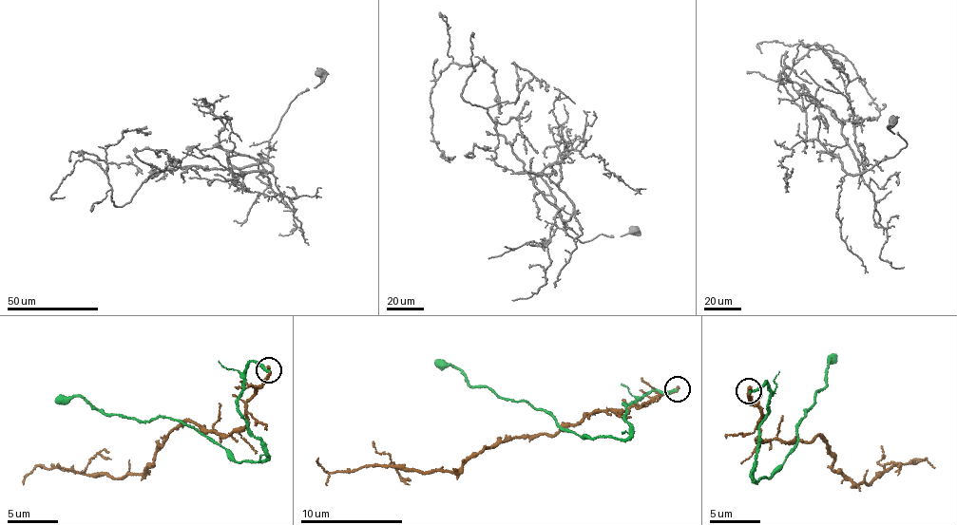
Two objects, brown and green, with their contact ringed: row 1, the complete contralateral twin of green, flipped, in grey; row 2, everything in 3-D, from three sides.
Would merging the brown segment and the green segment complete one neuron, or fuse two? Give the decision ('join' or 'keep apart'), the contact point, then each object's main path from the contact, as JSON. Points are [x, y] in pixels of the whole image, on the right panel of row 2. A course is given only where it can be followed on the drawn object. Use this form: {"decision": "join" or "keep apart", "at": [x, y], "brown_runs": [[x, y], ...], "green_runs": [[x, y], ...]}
{"decision": "keep apart", "at": [749, 390], "brown_runs": [[750, 391], [763, 416], [757, 440], [817, 435], [832, 470], [855, 484], [926, 459], [909, 461]], "green_runs": [[750, 391], [768, 384], [752, 473], [757, 481], [775, 474], [799, 439], [798, 421], [826, 386], [830, 358]]}

